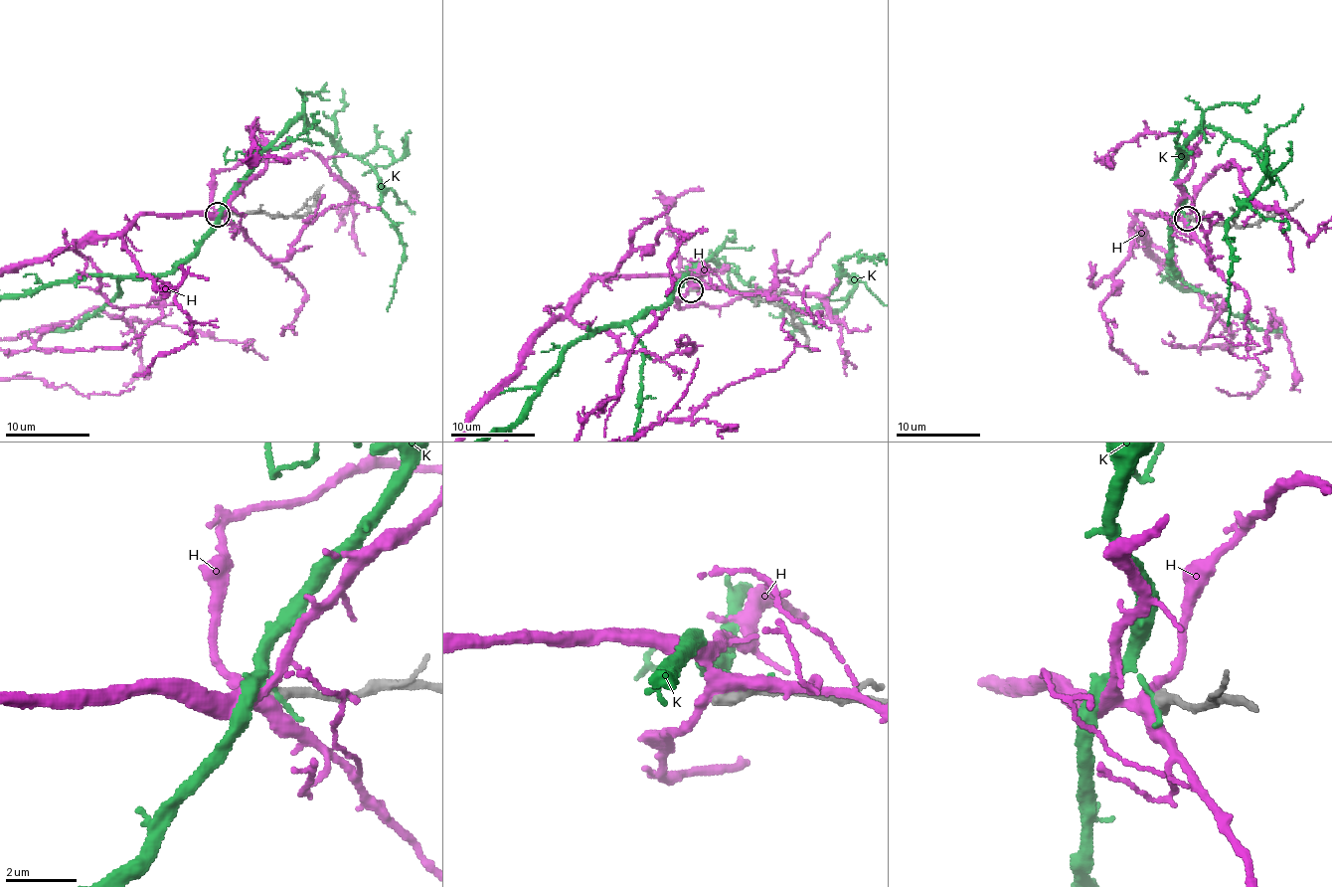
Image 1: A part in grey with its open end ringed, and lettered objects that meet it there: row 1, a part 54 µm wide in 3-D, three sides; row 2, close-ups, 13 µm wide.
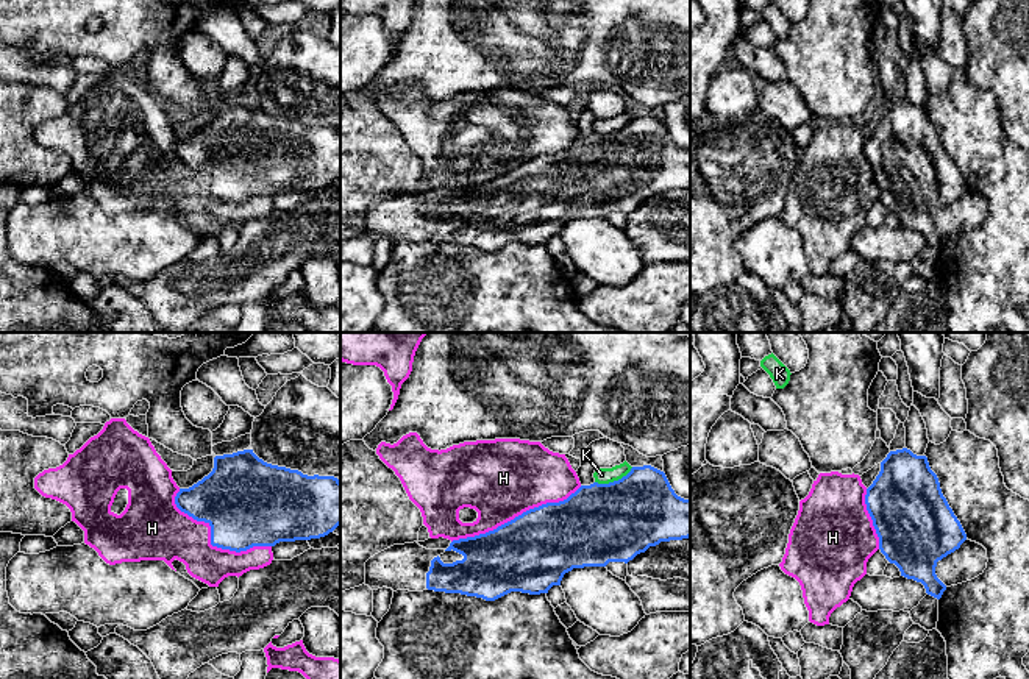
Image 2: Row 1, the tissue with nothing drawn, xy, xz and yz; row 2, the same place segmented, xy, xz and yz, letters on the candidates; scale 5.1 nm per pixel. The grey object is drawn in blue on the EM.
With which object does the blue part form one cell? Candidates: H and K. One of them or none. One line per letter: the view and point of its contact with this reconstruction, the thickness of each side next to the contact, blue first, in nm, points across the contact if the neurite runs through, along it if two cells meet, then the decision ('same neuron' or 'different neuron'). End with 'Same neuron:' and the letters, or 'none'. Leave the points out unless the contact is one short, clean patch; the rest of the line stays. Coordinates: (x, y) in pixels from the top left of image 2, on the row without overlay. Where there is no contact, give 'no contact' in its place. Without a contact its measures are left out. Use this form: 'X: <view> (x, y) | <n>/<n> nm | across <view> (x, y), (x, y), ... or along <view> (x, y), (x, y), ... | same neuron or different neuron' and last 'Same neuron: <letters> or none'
H: xy (211, 192) | 400/280 nm | different neuron
K: xz (614, 131) | 420/80 nm | along xz (633, 117), (617, 130), (595, 133) | different neuron
Same neuron: none

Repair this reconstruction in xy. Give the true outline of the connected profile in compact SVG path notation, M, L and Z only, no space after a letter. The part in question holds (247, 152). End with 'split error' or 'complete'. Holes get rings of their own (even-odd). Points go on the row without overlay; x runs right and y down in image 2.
M253 100L214 108L212 122L189 139L180 139L176 158L211 176L211 195L247 201L280 192L320 189L340 175L340 131L334 126L308 126L259 109Z | complete

